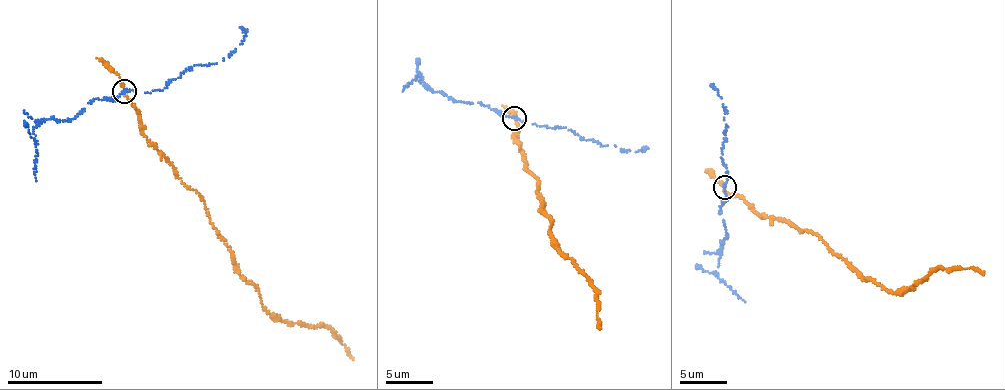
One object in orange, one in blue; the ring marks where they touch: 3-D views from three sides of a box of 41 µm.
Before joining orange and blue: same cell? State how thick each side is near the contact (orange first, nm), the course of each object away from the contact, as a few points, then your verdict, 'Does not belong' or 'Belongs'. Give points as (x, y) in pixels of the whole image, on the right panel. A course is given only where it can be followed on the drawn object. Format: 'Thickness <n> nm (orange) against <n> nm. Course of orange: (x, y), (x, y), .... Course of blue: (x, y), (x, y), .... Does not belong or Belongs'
Thickness 180 nm (orange) against 300 nm. Course of orange: (724, 187), (764, 215), (788, 220), (813, 232), (857, 273), (894, 292), (942, 267), (971, 268), (983, 275). Course of blue: (724, 187), (727, 198), (720, 208), (728, 234), (722, 245), (716, 276), (745, 302). Does not belong

